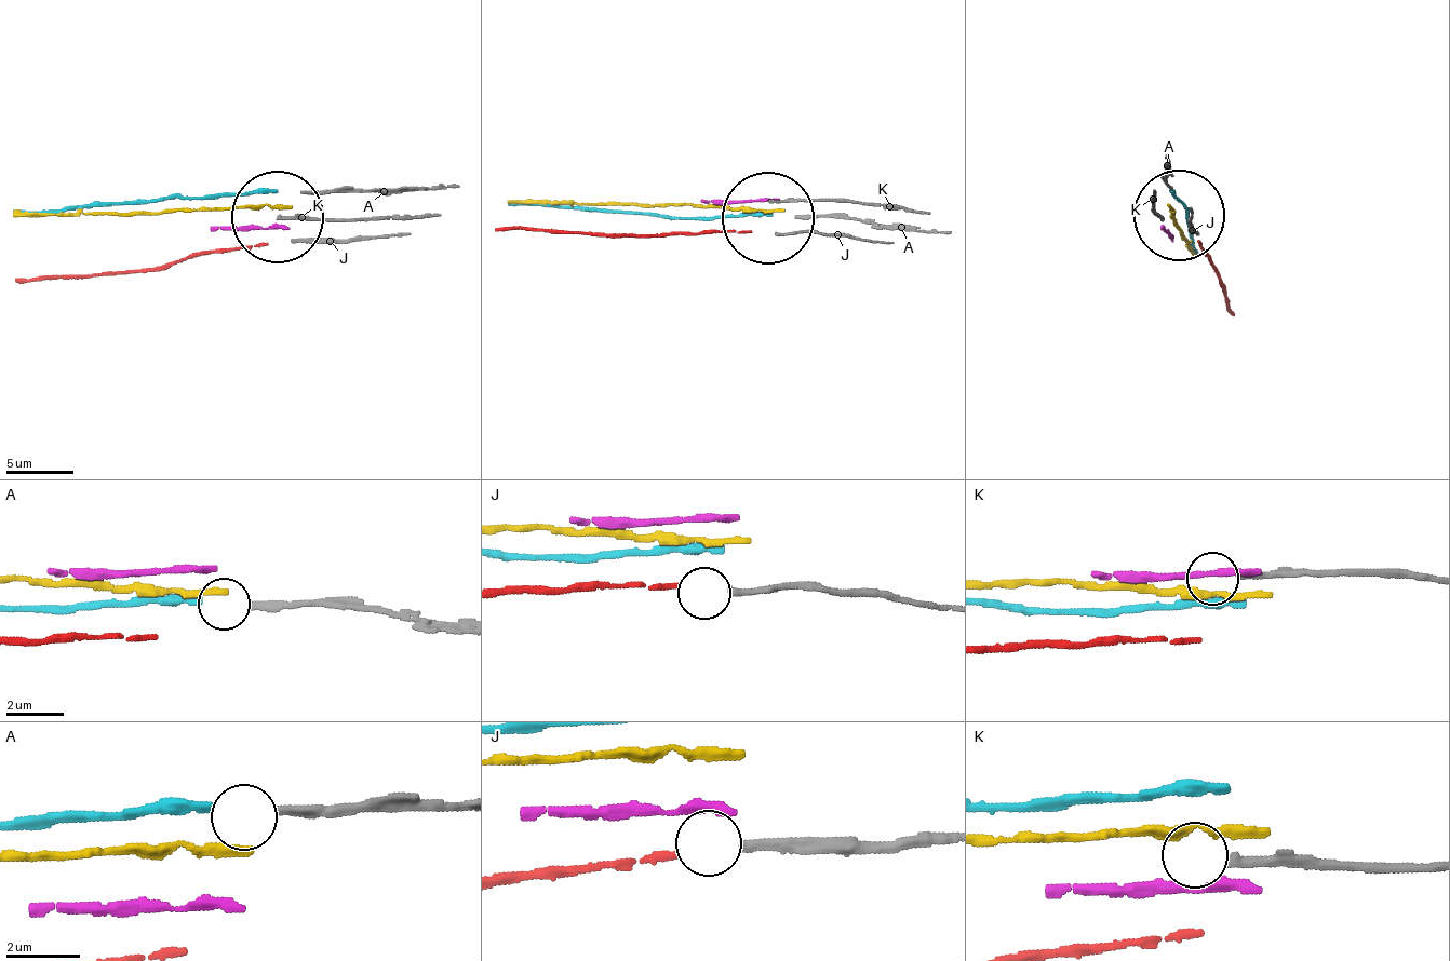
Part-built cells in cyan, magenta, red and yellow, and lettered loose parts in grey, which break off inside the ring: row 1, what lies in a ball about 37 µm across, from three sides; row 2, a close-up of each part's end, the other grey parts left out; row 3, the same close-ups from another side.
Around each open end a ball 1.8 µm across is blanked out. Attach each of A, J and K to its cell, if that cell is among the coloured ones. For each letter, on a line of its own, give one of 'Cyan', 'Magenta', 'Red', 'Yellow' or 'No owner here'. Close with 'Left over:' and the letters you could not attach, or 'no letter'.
A: Cyan
J: Red
K: No owner here
Left over: K

